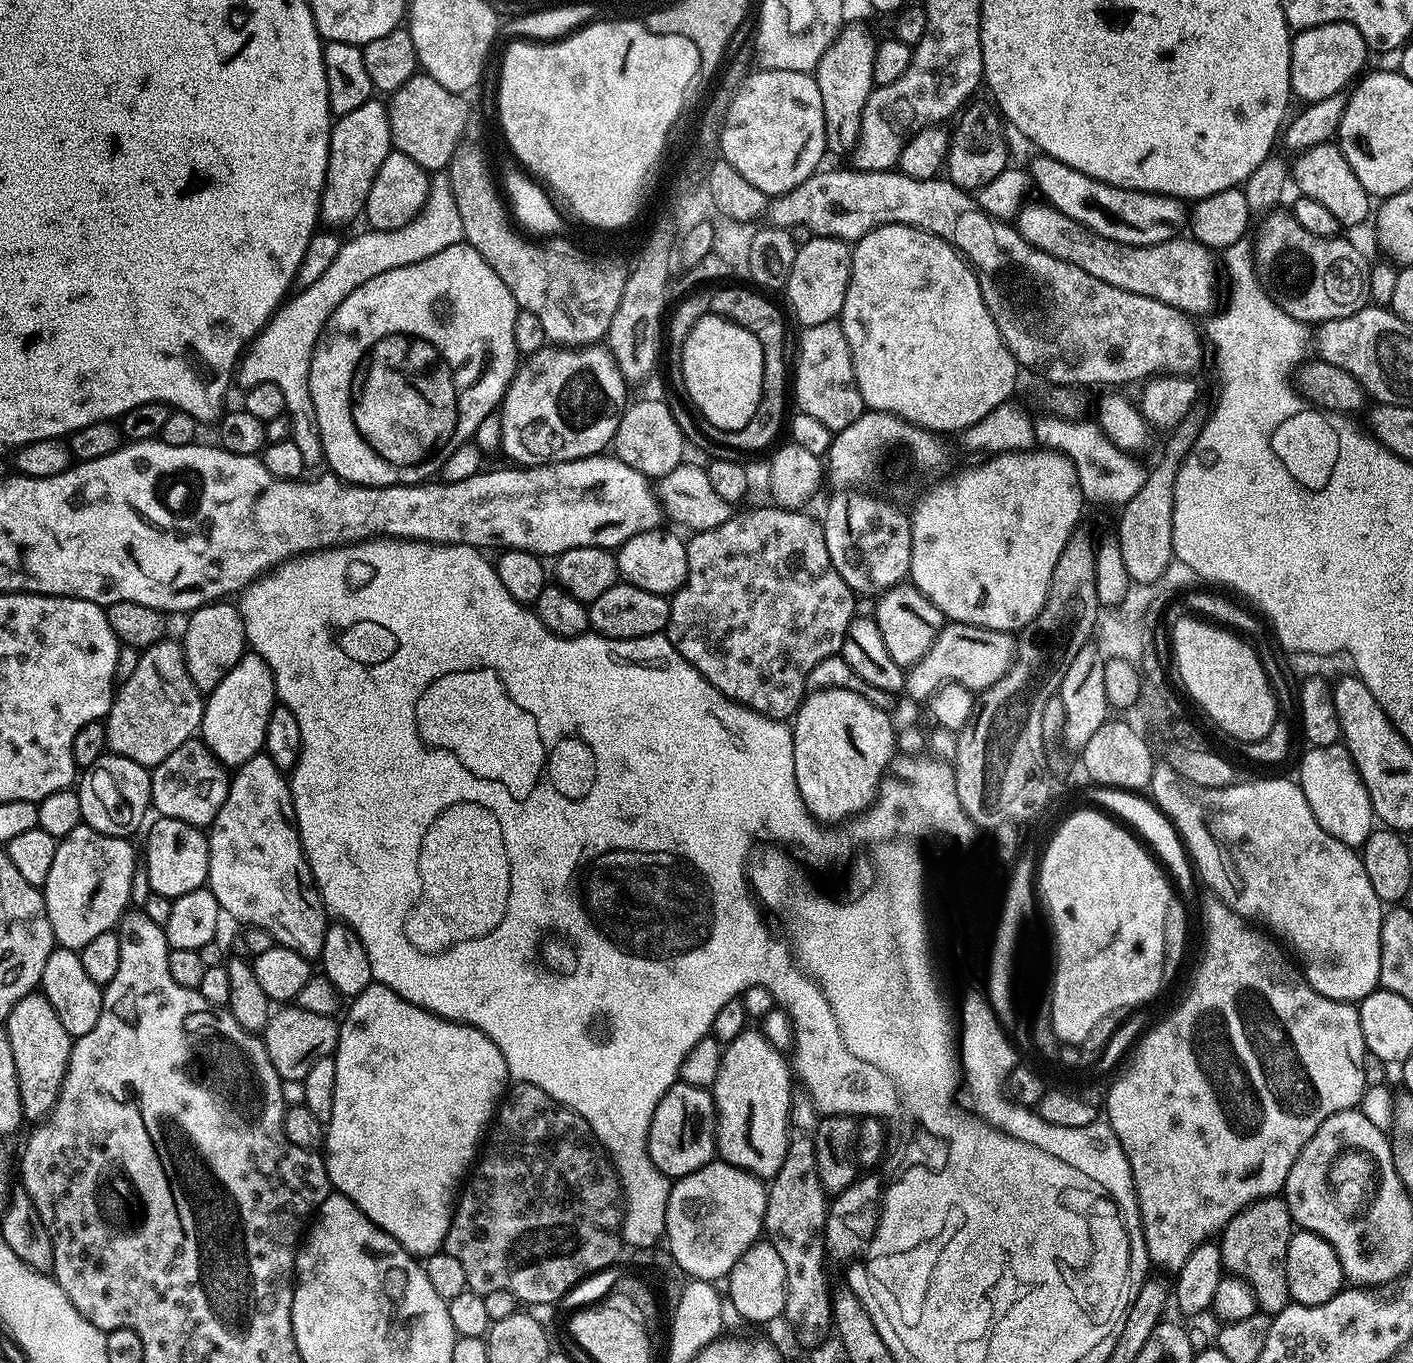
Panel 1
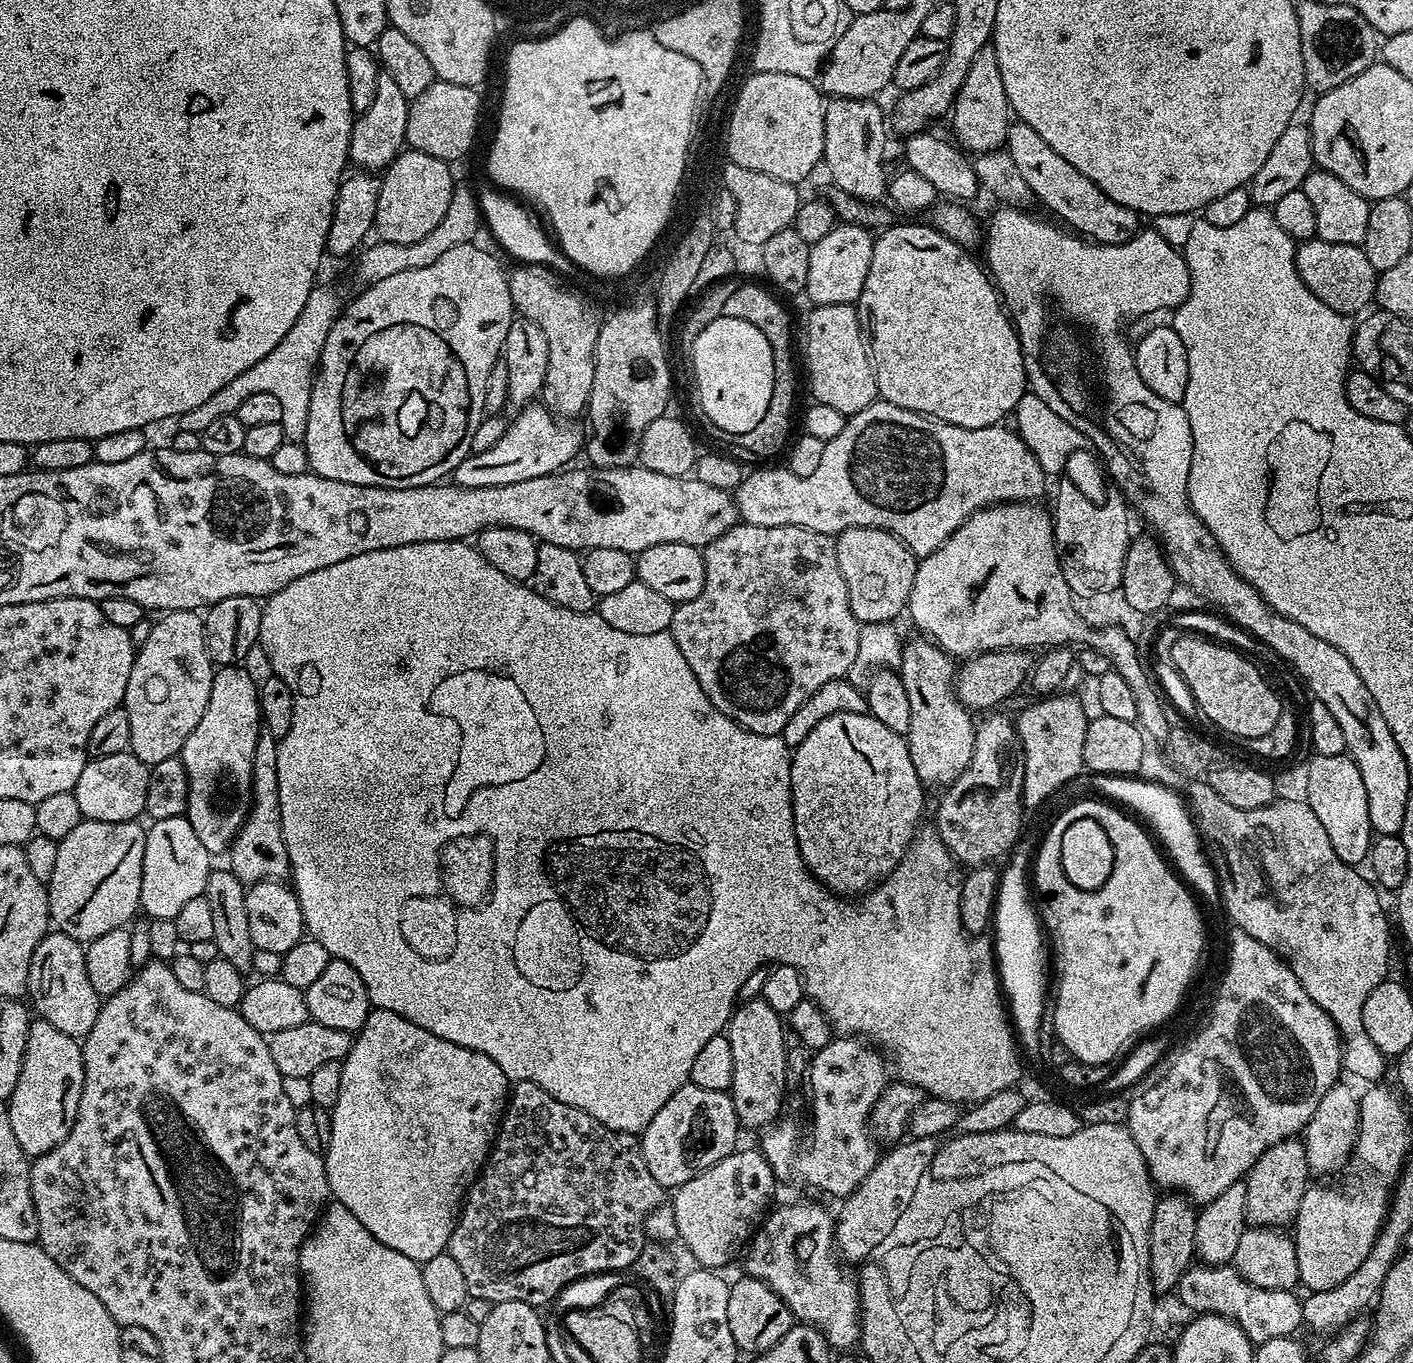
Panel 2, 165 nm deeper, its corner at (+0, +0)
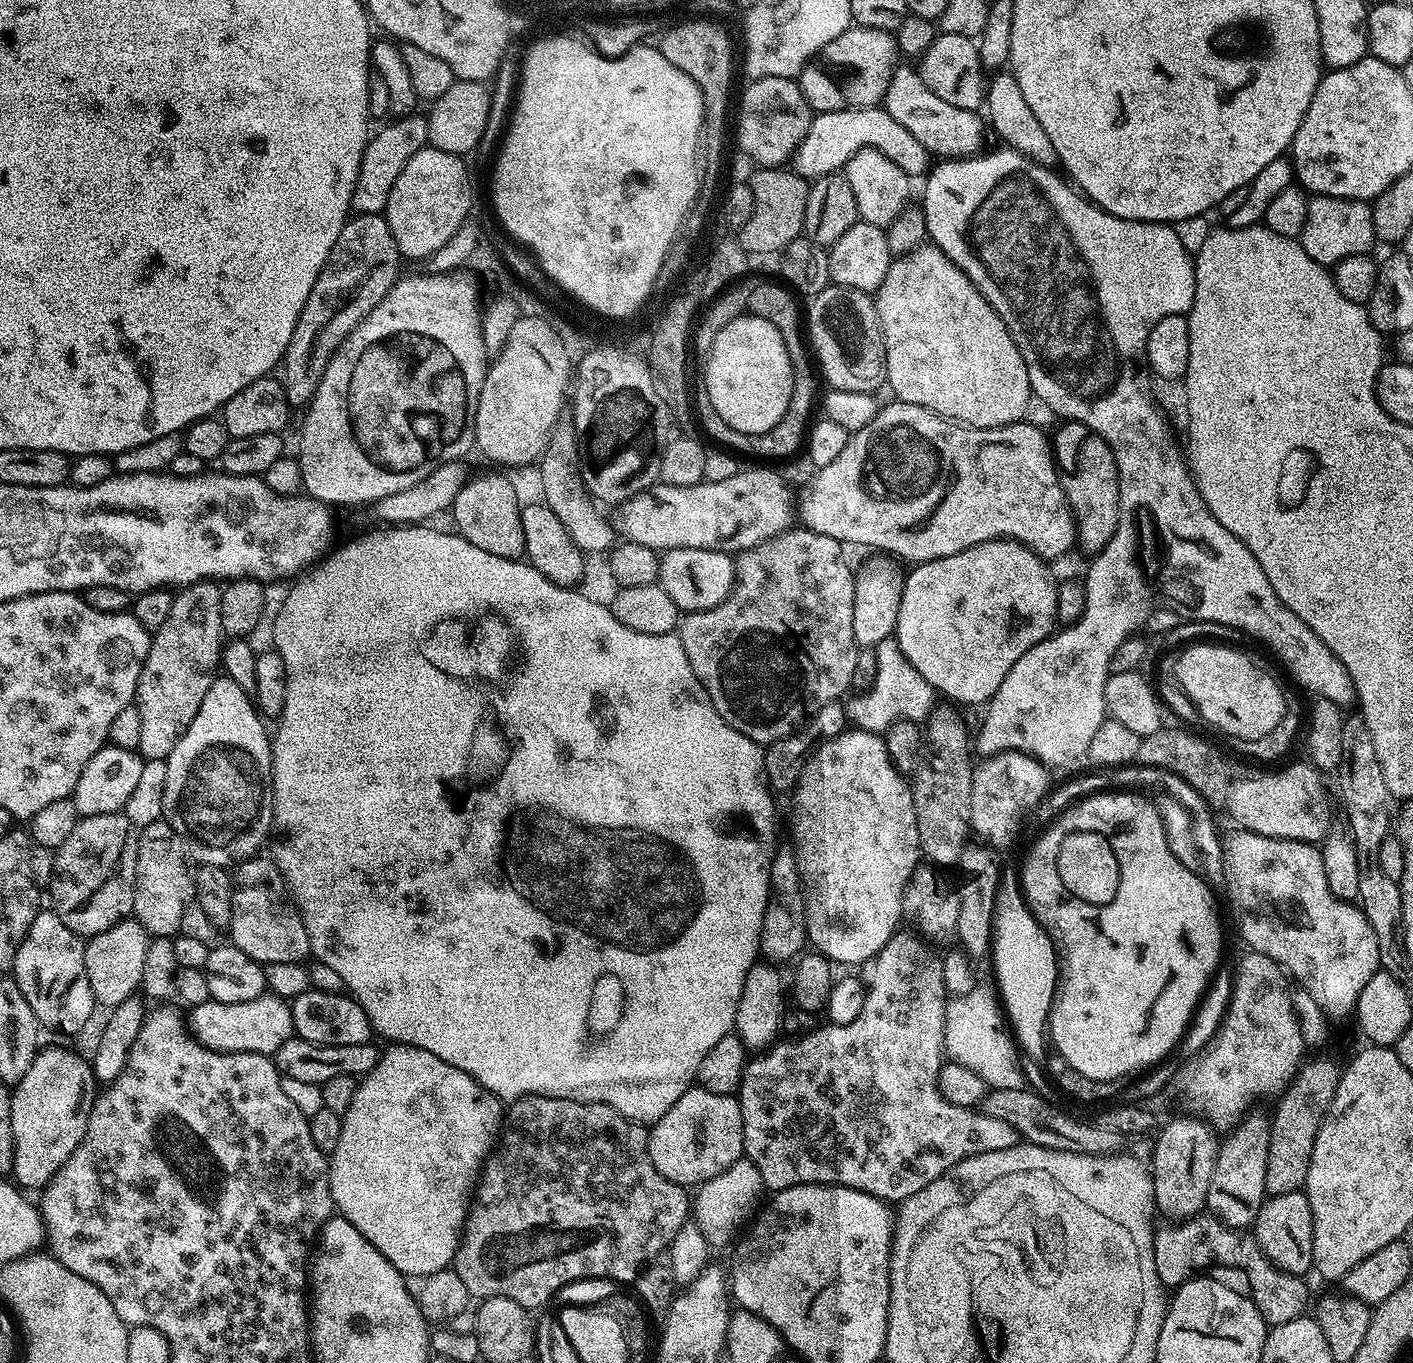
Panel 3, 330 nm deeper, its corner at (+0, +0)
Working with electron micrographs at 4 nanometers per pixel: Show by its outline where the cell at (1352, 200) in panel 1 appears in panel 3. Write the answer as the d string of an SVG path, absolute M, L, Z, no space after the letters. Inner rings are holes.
M1313 195L1306 210L1306 226L1299 236L1299 242L1314 258L1314 262L1335 266L1339 260L1351 256L1366 256L1377 243L1374 223L1371 221L1372 205L1363 200L1347 200L1337 196Z

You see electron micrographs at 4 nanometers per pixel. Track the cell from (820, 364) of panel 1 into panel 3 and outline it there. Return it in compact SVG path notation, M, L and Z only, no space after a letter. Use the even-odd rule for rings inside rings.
M832 284L813 295L810 302L812 305L806 308L806 336L818 365L819 375L822 380L824 375L827 387L879 393L879 388L885 387L888 371L886 346L875 299L862 290Z

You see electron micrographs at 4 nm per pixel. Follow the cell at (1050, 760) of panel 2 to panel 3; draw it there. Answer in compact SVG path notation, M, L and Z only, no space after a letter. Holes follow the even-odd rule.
M997 752L994 756L983 757L972 770L971 831L986 836L993 849L1006 847L1019 834L1024 815L1049 795L1047 771L1049 769L1040 760L1024 752Z

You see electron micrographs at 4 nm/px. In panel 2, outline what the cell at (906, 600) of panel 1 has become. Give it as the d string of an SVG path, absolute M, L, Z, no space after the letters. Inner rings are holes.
M909 639L903 645L898 669L902 686L906 686L910 698L910 726L906 733L910 762L914 762L921 784L929 789L944 790L970 766L976 724L972 720L973 713L956 695L953 657L939 648L935 640L916 639L920 640Z

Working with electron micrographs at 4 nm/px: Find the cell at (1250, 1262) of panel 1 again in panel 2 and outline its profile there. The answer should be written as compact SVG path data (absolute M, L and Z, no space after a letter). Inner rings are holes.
M1300 1138L1283 1140L1266 1149L1252 1163L1246 1177L1246 1221L1257 1228L1278 1228L1295 1221L1304 1192L1310 1187L1310 1169L1304 1141Z

